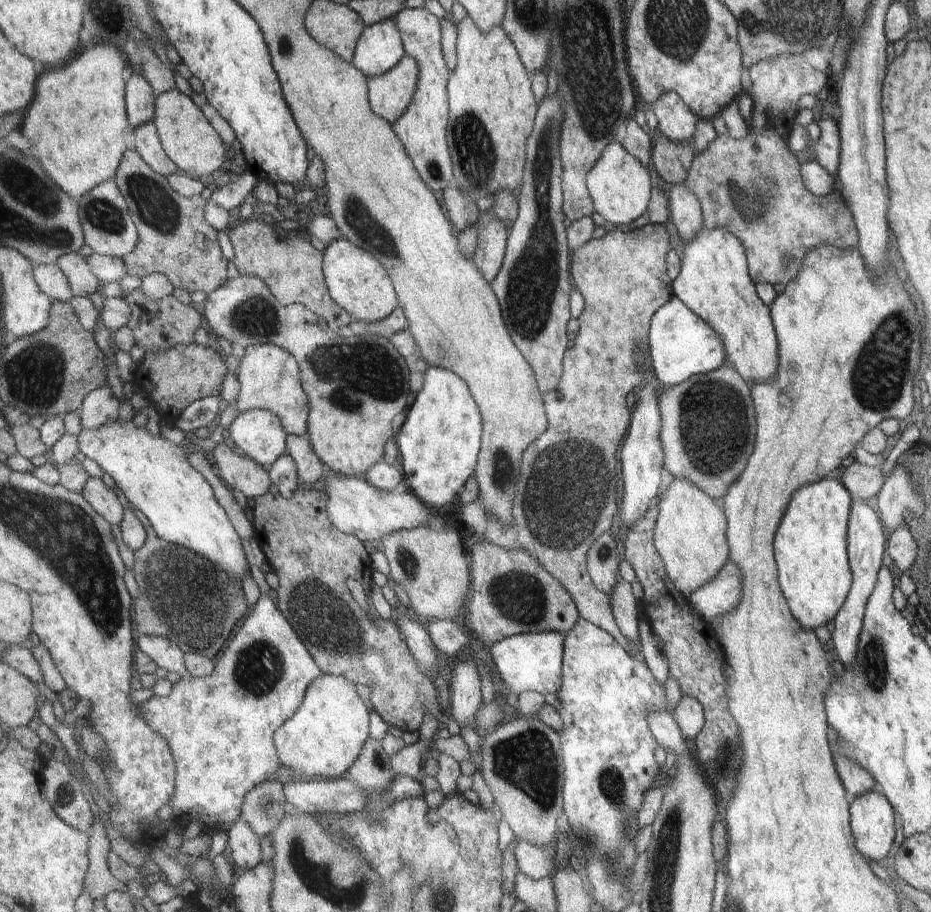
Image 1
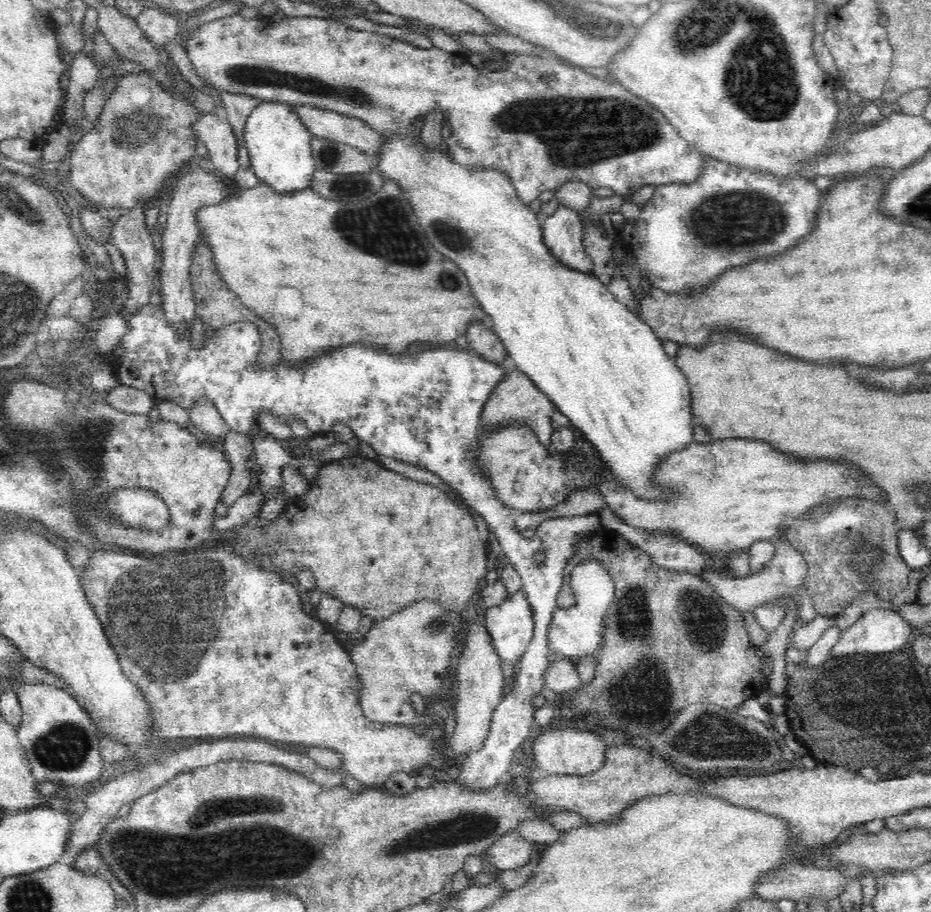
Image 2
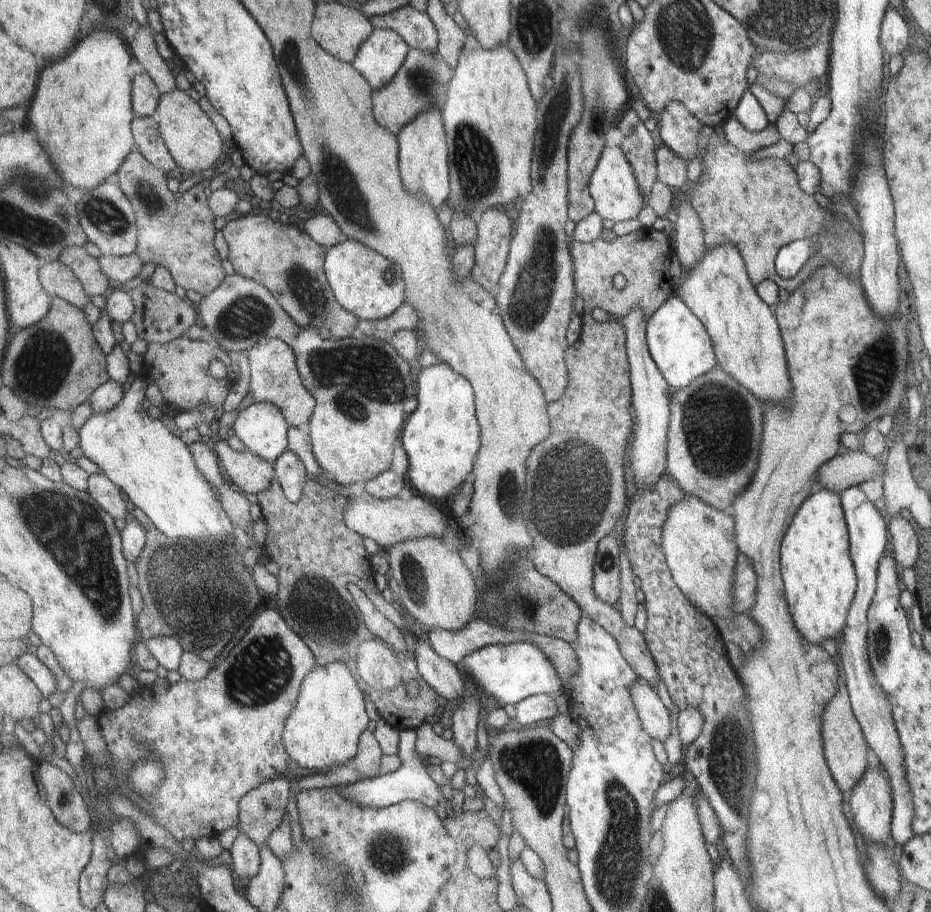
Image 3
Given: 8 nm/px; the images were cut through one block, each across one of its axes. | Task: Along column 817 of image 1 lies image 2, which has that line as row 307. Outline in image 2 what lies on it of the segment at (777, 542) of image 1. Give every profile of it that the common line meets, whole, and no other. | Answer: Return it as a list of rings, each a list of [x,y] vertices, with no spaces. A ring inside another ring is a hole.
[[[408,134],[404,138],[394,138],[394,140],[386,140],[382,146],[383,152],[378,158],[378,167],[383,171],[385,178],[398,181],[402,185],[402,189],[406,191],[406,195],[410,197],[412,207],[416,208],[416,214],[428,234],[428,240],[432,242],[432,246],[442,252],[449,261],[456,263],[460,270],[467,276],[472,294],[478,301],[481,309],[487,314],[488,324],[492,327],[499,339],[503,342],[508,356],[512,359],[511,363],[518,372],[526,375],[532,383],[546,395],[552,405],[555,406],[560,414],[566,416],[571,423],[572,429],[578,429],[582,436],[594,447],[596,456],[602,462],[602,468],[606,472],[610,472],[613,478],[617,478],[617,482],[621,484],[628,492],[634,494],[636,499],[646,501],[646,503],[670,503],[681,496],[681,492],[674,487],[664,487],[662,483],[656,481],[656,474],[662,466],[662,462],[680,450],[686,450],[692,442],[697,442],[695,435],[694,411],[692,411],[692,396],[688,379],[677,366],[676,360],[670,358],[664,349],[664,341],[654,334],[652,327],[641,321],[632,312],[628,311],[624,304],[616,301],[614,294],[604,286],[600,279],[594,274],[580,274],[573,270],[564,268],[549,252],[543,243],[543,232],[541,225],[536,219],[536,215],[530,210],[528,204],[520,202],[516,196],[516,191],[512,183],[501,173],[495,170],[482,170],[481,168],[470,168],[469,166],[460,166],[454,164],[448,154],[443,156],[440,151],[436,155],[426,155],[426,150],[421,148],[421,144],[416,141],[414,134]]]

